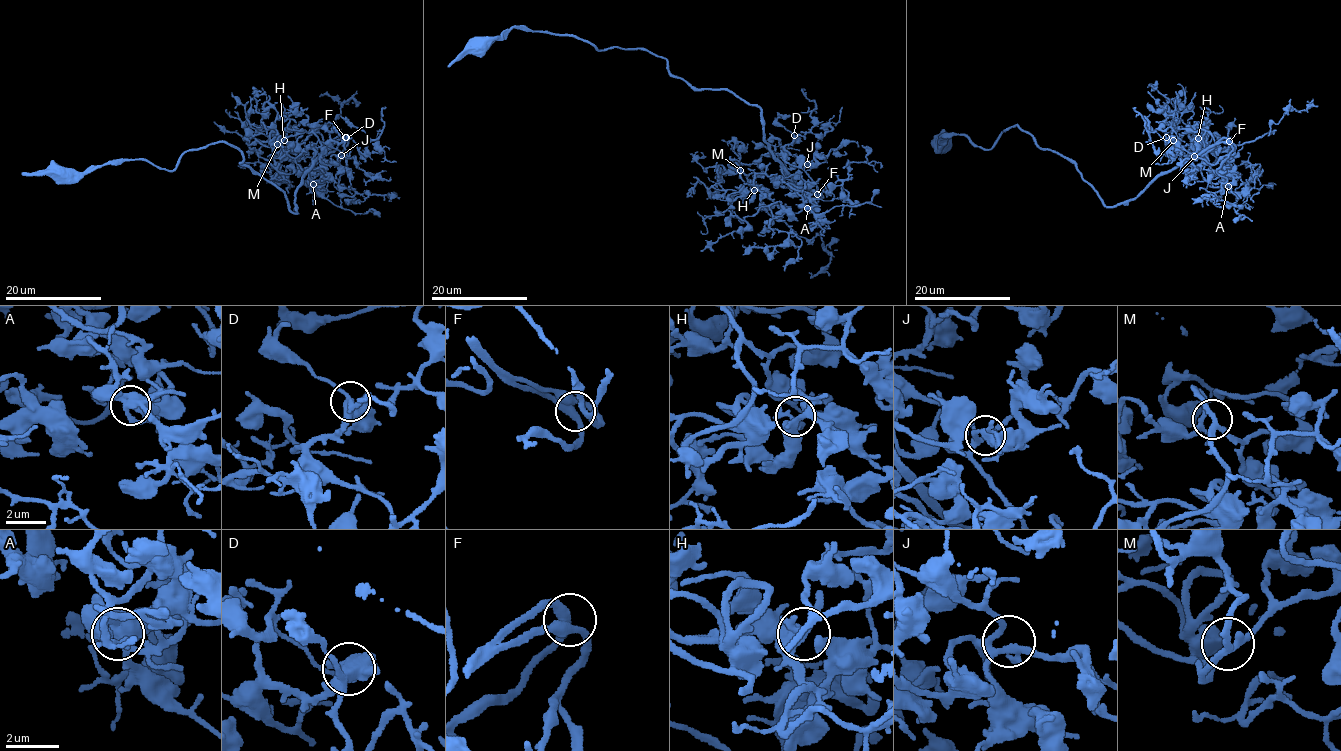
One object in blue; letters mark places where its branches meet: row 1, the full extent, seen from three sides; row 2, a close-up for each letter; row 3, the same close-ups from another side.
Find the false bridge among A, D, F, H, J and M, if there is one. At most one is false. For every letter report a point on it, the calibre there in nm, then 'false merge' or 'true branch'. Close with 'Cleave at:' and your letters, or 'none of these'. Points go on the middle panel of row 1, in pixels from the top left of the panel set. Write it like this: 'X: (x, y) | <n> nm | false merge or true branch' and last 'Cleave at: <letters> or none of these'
A: (807, 208) | 480 nm | true branch
D: (794, 135) | 440 nm | true branch
F: (817, 194) | 360 nm | true branch
H: (754, 190) | 380 nm | true branch
J: (807, 164) | 180 nm | true branch
M: (740, 170) | 200 nm | true branch
Cleave at: none of these

